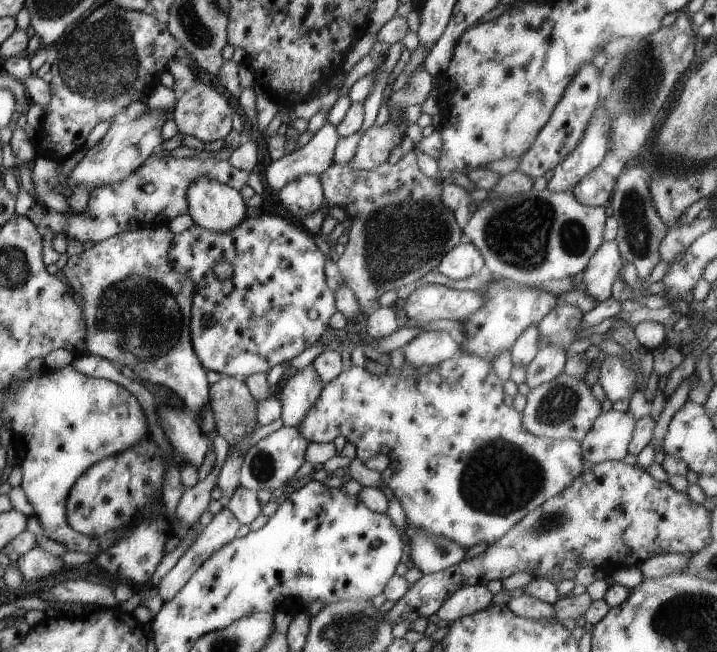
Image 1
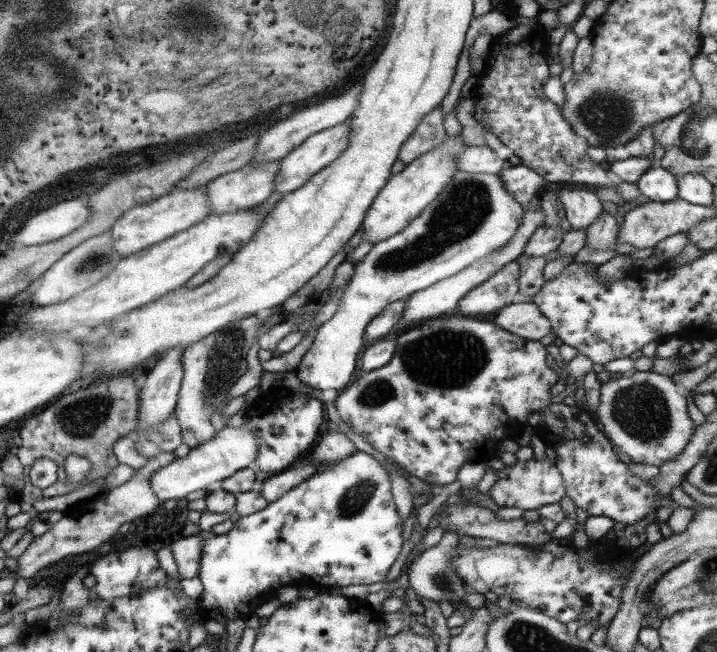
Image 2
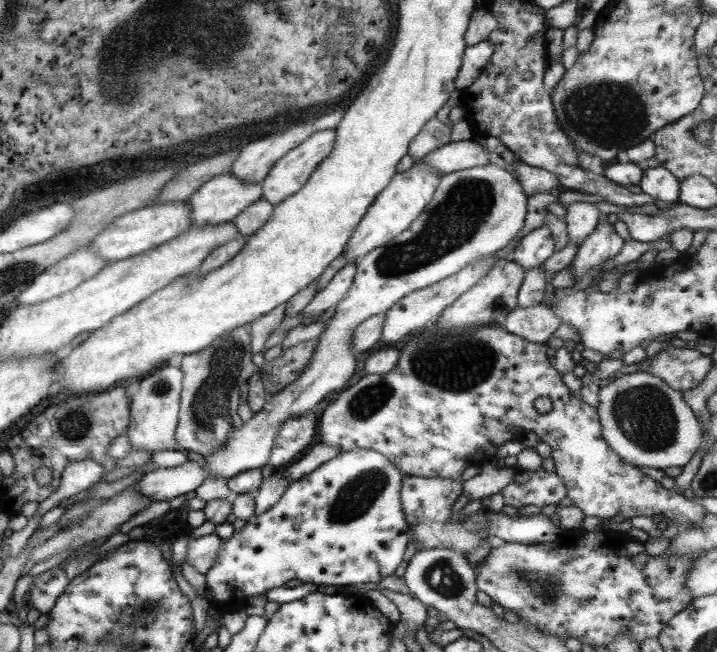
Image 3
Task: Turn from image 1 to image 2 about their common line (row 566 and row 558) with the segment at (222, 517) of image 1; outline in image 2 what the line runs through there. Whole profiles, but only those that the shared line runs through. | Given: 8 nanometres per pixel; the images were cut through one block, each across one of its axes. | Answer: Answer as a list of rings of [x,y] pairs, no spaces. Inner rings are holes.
[[[197,535],[172,541],[168,546],[179,578],[193,578],[199,570],[201,537]]]

